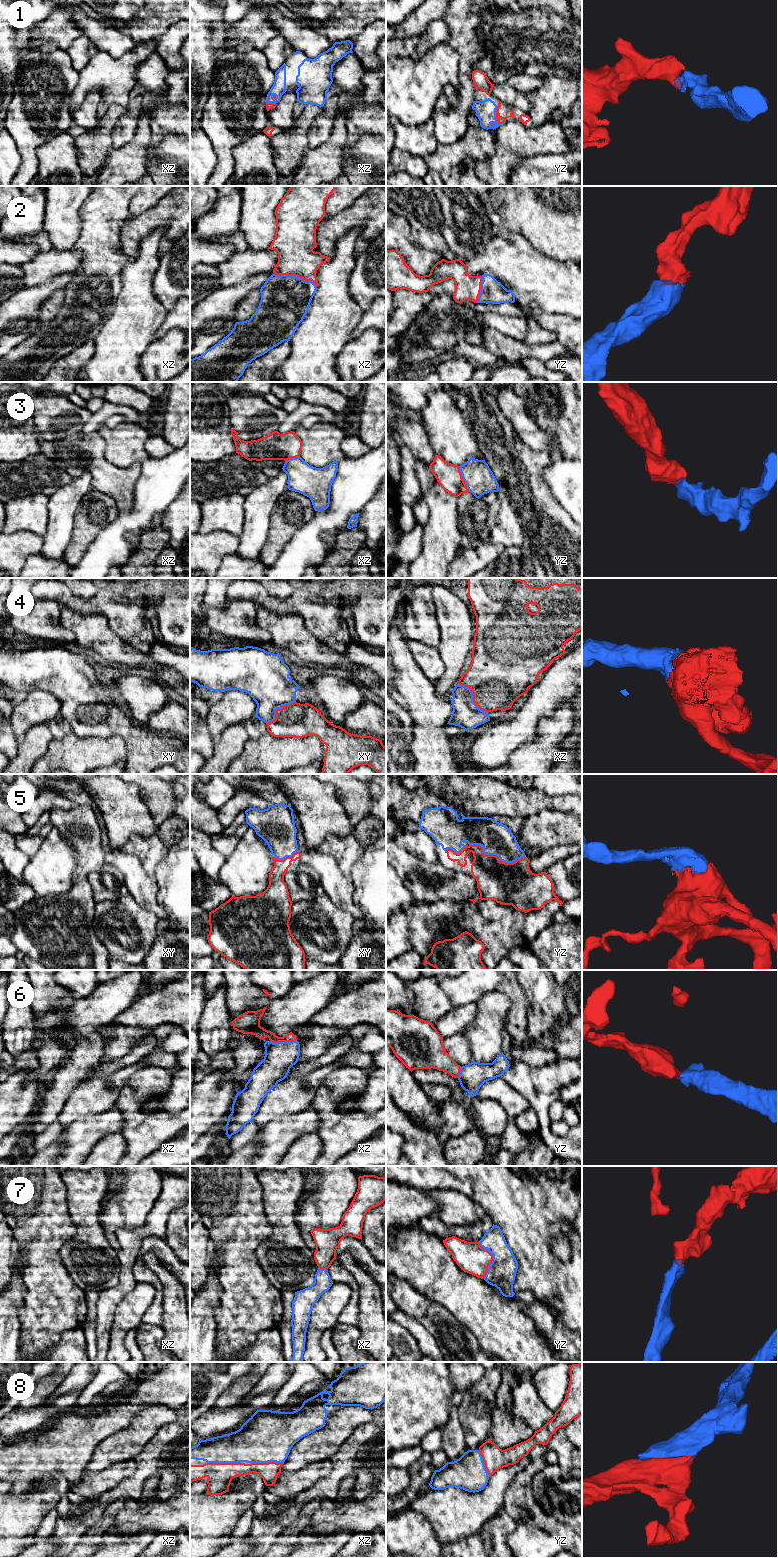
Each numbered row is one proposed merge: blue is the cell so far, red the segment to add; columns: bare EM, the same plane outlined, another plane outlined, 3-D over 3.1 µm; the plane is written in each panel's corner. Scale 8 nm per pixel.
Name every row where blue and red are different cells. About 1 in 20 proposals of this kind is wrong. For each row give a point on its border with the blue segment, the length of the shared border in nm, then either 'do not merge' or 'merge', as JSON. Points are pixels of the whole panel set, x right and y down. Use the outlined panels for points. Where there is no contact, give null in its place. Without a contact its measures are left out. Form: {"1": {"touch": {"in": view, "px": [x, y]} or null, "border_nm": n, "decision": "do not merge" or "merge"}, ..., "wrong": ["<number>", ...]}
{"1": {"touch": {"in": "yz", "px": [495, 115]}, "border_nm": 160, "decision": "merge"}, "2": {"touch": {"in": "xz", "px": [295, 276]}, "border_nm": 360, "decision": "merge"}, "3": {"touch": {"in": "yz", "px": [463, 479]}, "border_nm": 220, "decision": "merge"}, "4": {"touch": {"in": "xz", "px": [472, 697]}, "border_nm": 340, "decision": "merge"}, "5": {"touch": {"in": "yz", "px": [496, 855]}, "border_nm": 480, "decision": "merge"}, "6": {"touch": {"in": "xz", "px": [283, 1042]}, "border_nm": 220, "decision": "merge"}, "7": {"touch": {"in": "yz", "px": [493, 1259]}, "border_nm": 300, "decision": "merge"}, "8": {"touch": {"in": "xz", "px": [224, 1462]}, "border_nm": 280, "decision": "merge"}, "wrong": []}

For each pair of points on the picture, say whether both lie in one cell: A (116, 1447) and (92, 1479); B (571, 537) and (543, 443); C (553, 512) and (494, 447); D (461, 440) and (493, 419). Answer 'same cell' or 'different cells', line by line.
A: different cells
B: different cells
C: same cell
D: different cells

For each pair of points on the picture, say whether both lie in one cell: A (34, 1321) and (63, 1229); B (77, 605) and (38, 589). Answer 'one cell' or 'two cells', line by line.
A: one cell
B: one cell

